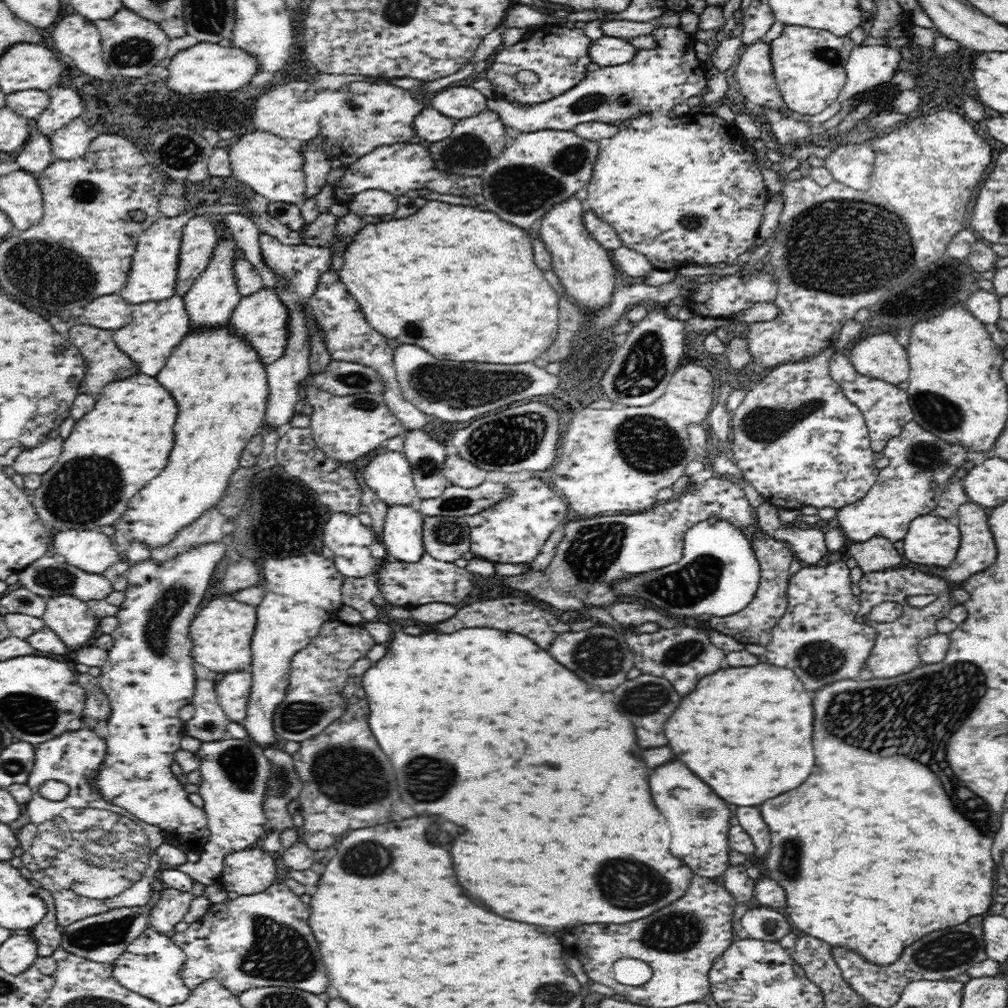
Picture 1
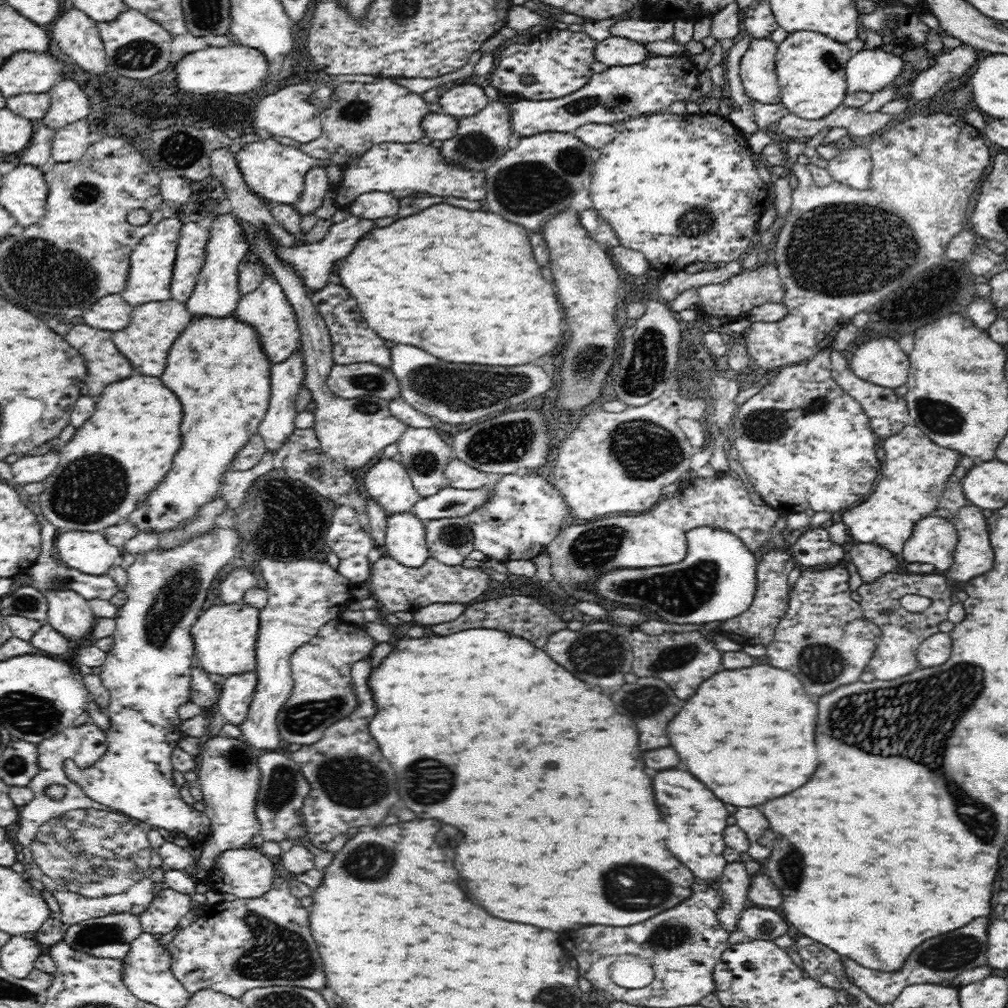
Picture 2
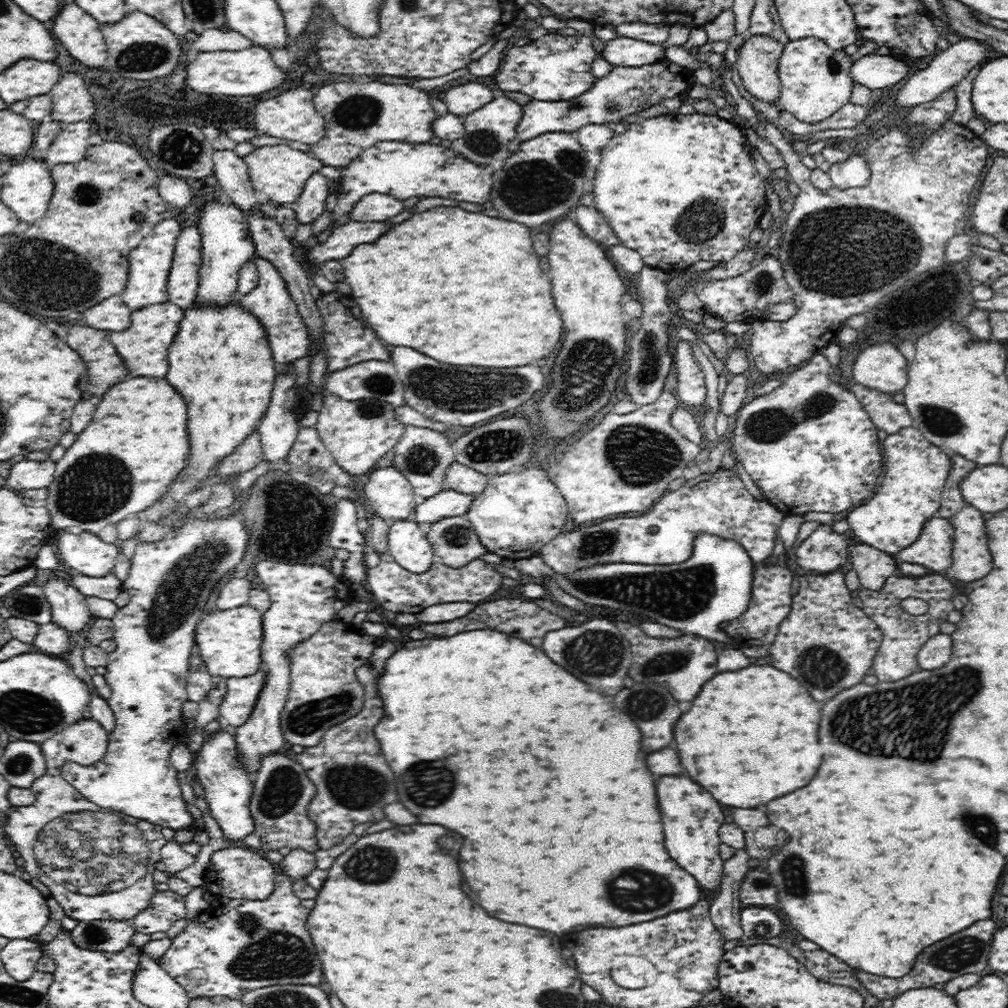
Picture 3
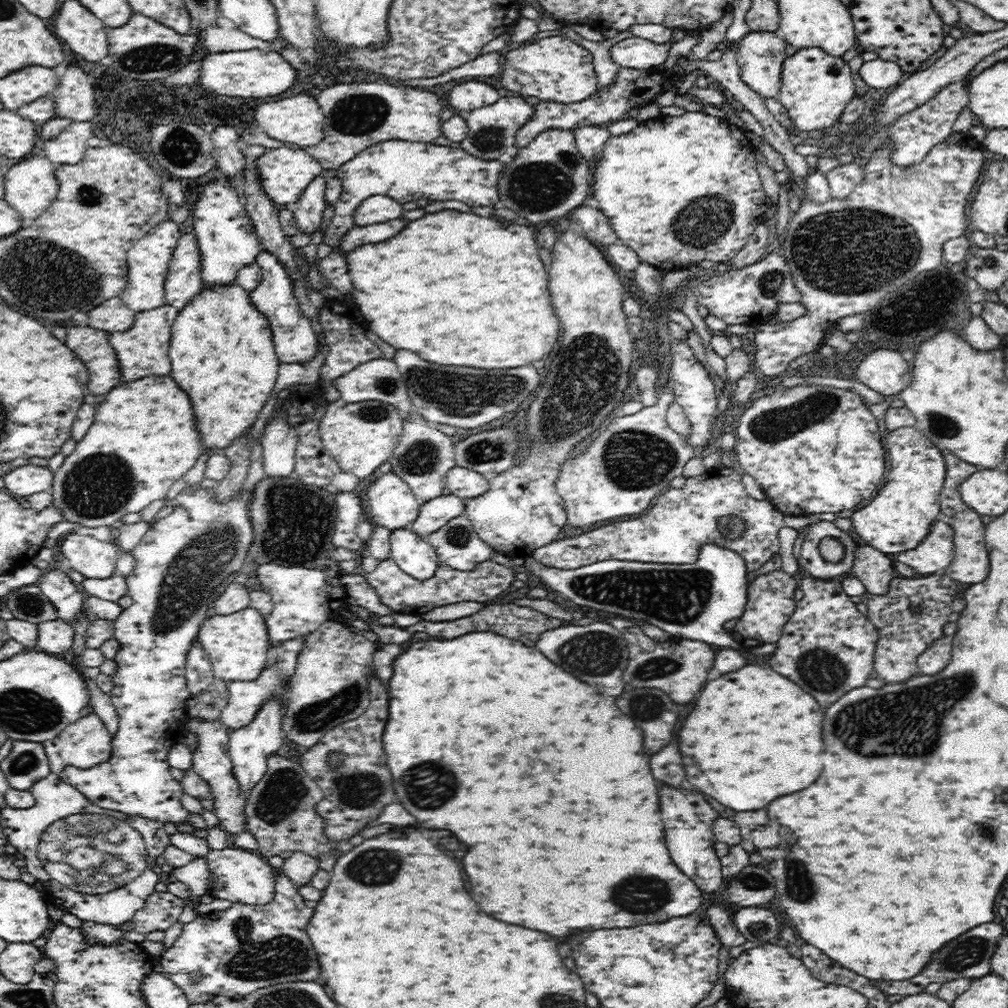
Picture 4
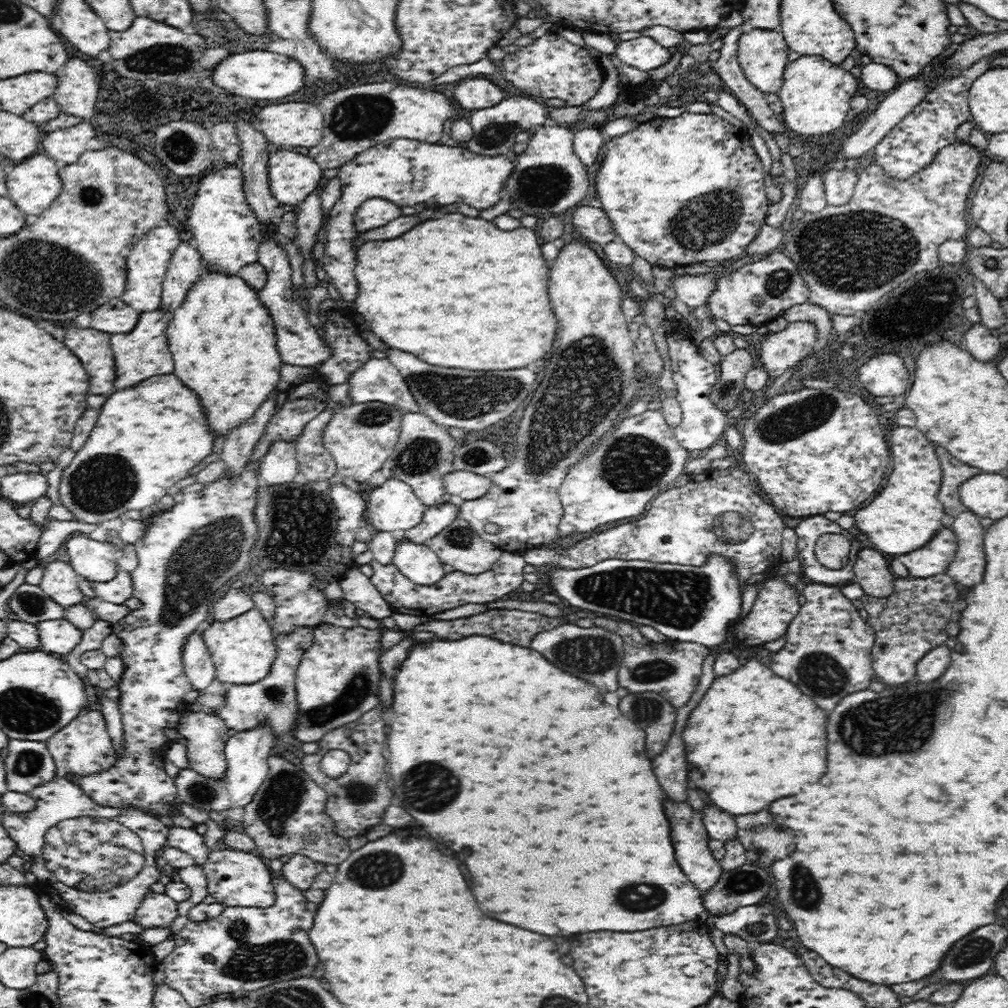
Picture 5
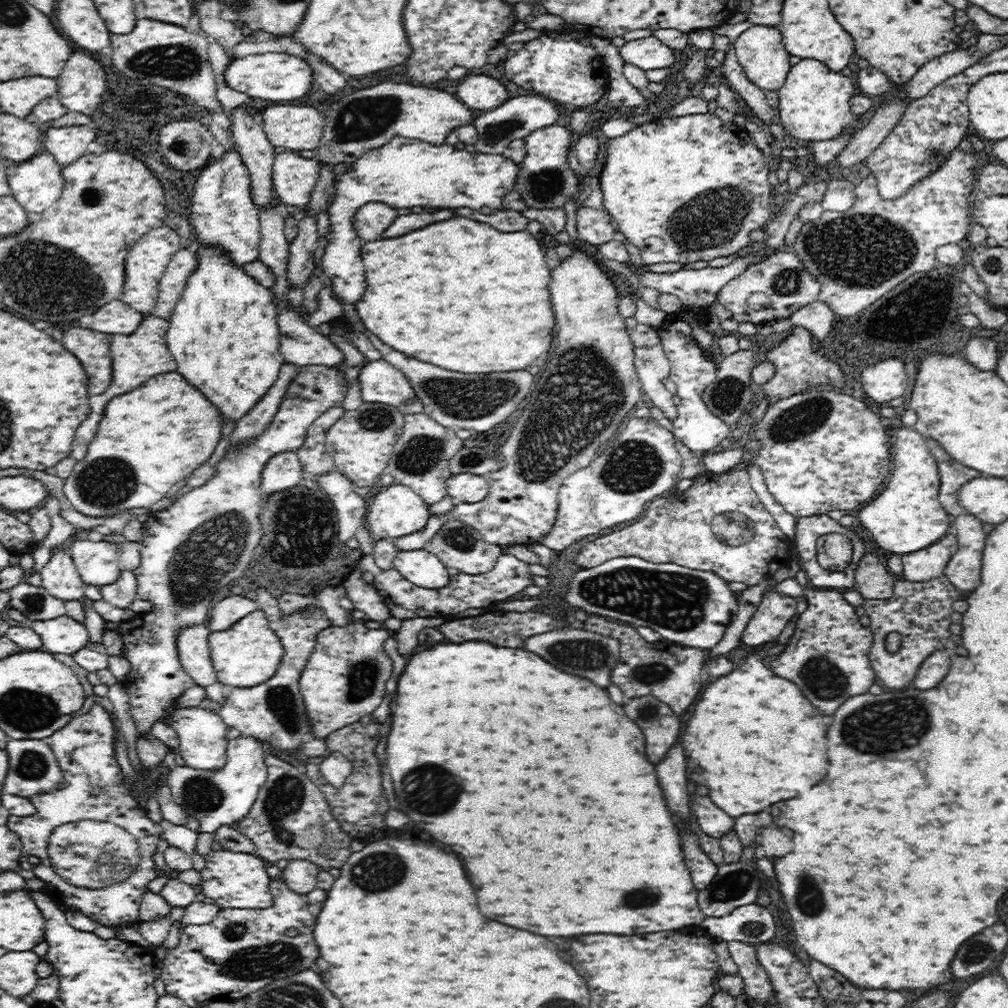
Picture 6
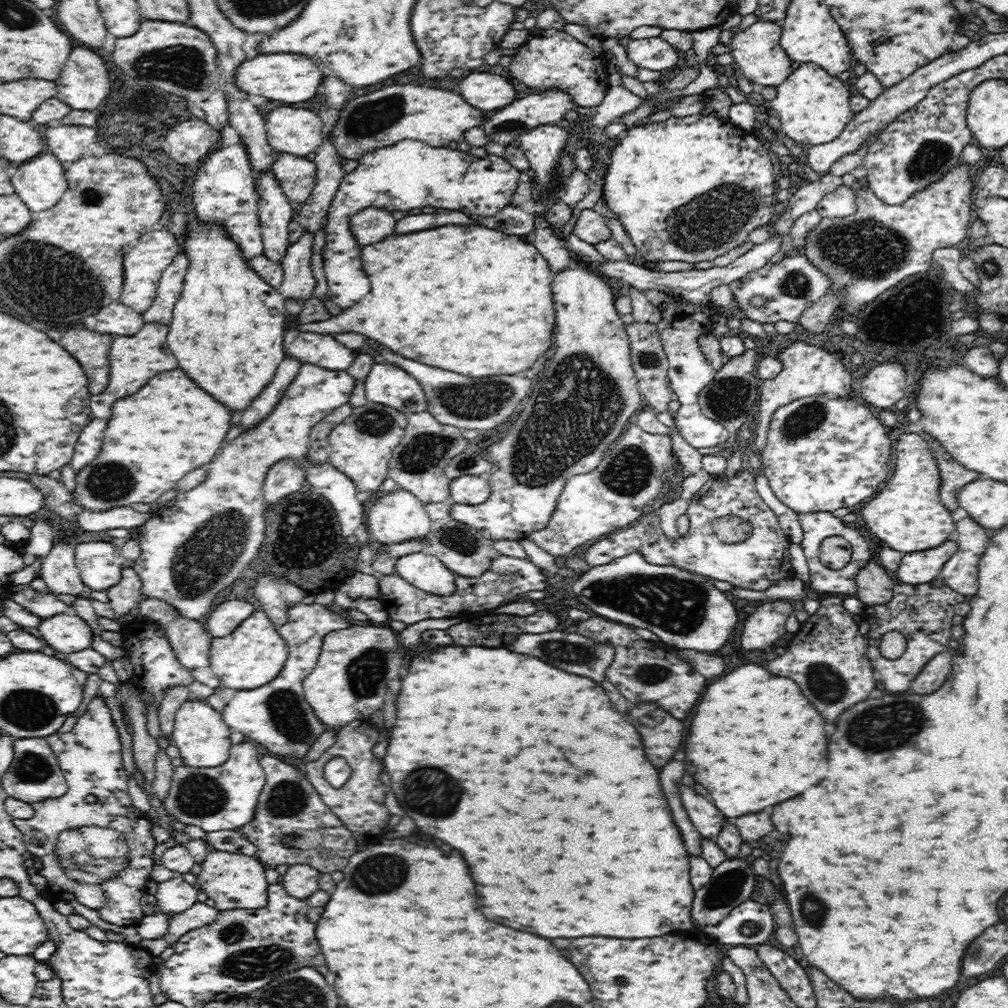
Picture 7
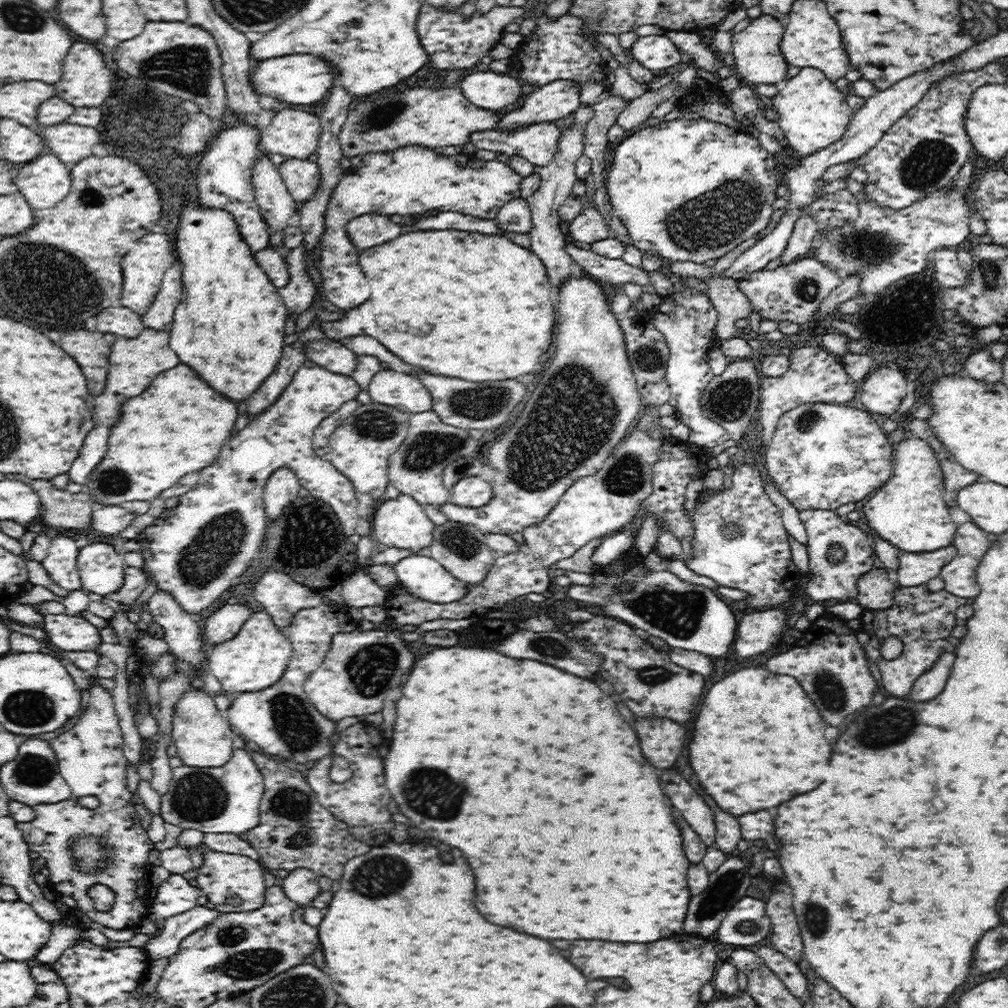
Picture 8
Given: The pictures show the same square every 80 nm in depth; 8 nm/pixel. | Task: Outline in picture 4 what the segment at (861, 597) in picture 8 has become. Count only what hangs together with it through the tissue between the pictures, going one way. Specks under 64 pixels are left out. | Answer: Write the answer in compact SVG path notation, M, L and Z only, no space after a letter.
M860 546L854 551L852 576L856 577L865 590L873 595L883 595L889 591L894 579L894 566L887 554L876 548Z

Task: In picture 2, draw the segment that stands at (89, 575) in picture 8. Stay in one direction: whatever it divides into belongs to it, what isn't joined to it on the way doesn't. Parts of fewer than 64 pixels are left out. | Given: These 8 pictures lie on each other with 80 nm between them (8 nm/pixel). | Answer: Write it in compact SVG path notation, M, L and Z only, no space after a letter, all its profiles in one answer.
M64 531L55 538L60 563L84 574L102 576L116 564L121 553L99 532Z

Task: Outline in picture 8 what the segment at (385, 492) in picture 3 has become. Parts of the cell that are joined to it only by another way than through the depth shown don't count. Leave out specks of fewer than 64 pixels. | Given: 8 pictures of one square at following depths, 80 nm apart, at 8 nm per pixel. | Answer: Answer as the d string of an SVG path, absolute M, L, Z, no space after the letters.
M399 495L395 500L386 500L373 511L372 534L378 542L390 548L400 548L411 552L411 556L420 556L422 551L430 548L434 540L435 525L428 519L424 507L408 495Z

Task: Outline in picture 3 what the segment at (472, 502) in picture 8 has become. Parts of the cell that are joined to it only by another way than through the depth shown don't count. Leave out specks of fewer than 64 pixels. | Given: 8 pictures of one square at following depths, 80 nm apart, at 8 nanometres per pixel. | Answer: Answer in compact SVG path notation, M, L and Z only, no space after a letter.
M454 462L447 468L445 481L448 488L458 493L476 496L486 488L489 476Z

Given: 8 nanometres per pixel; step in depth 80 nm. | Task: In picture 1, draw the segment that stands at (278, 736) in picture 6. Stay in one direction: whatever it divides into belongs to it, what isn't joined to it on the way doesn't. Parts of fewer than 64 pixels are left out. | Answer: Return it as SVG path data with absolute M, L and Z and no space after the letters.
M250 671L226 673L216 680L218 704L230 722L241 724L245 719L252 683Z

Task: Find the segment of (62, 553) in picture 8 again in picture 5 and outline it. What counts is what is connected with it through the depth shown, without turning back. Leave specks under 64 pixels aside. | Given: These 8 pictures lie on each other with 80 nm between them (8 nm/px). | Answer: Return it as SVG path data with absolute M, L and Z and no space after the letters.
M53 557L43 569L42 583L39 586L52 601L64 608L83 603L85 596L79 588L79 574L70 562Z

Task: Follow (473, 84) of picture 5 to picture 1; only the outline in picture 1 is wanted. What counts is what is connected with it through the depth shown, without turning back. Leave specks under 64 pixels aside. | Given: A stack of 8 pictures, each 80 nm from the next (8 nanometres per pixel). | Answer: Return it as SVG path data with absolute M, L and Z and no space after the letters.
M471 85L444 89L431 98L432 106L442 115L463 120L487 110L488 99Z

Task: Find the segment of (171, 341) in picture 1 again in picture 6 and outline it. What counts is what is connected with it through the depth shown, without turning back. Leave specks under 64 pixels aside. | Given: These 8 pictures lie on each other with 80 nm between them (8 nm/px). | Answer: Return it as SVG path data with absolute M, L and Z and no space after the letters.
M145 314L136 332L130 335L114 335L112 348L110 348L110 354L112 354L112 384L104 394L90 398L92 412L104 414L108 400L112 400L112 398L116 398L116 396L120 396L124 392L136 390L150 376L156 376L158 372L174 372L176 370L176 362L174 362L170 350L166 348L165 337L168 327L169 320Z

